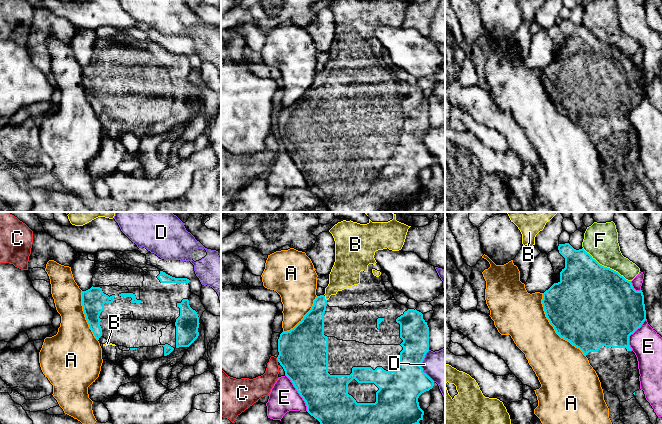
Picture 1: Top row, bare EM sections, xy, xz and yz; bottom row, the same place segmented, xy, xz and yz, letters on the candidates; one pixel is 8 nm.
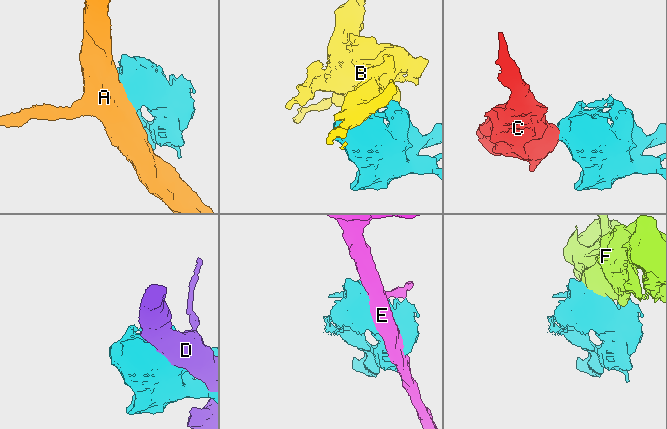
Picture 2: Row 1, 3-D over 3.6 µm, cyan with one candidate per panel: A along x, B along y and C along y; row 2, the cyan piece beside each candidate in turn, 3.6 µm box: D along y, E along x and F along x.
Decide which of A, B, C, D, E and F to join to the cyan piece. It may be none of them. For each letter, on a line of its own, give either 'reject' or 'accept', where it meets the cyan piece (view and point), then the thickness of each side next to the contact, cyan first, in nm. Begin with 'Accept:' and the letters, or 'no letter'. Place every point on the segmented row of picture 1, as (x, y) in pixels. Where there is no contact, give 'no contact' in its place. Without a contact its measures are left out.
Accept: B
A: reject | yz (553, 326) | 500/360 nm
B: accept | xz (324, 298) | 190/220 nm
C: reject | xz (277, 359) | 400/160 nm
D: reject | xz (420, 366) | 320/280 nm
E: reject | xz (298, 392) | 360/240 nm
F: reject | yz (606, 267) | 500/280 nm

